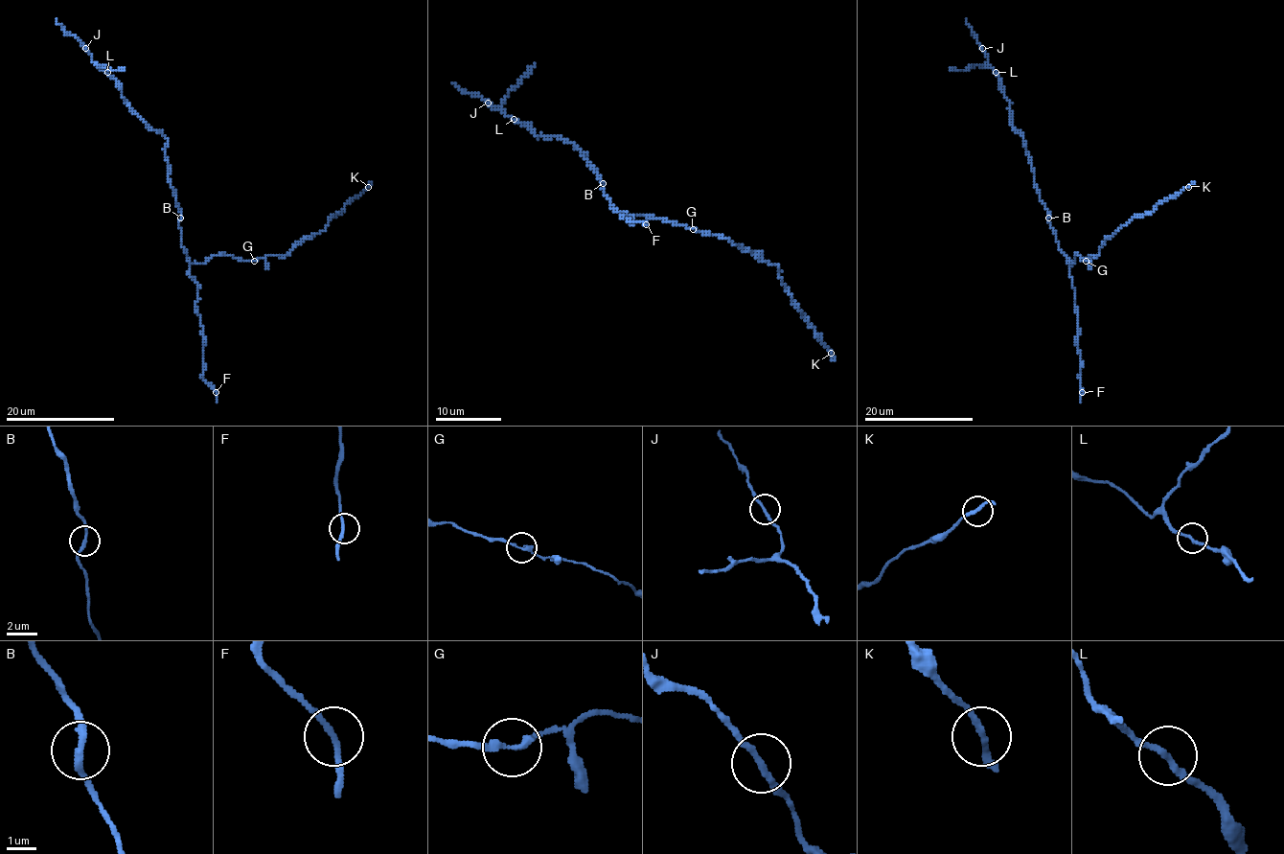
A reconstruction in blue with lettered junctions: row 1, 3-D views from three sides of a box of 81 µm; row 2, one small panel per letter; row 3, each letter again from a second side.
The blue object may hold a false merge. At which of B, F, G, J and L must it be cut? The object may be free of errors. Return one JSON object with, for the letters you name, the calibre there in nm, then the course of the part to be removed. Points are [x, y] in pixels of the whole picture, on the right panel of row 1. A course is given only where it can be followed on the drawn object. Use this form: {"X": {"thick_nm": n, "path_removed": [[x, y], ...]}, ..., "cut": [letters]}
{"cut": []}

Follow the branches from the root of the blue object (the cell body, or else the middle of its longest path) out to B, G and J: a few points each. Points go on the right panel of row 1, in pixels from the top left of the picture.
B: (1057, 241), (1048, 218)
G: (1057, 241), (1070, 264), (1075, 262), (1077, 255), (1087, 262)
J: (1057, 241), (1048, 223), (1048, 210), (1035, 184), (1022, 135), (1012, 124), (1010, 103), (982, 48)

